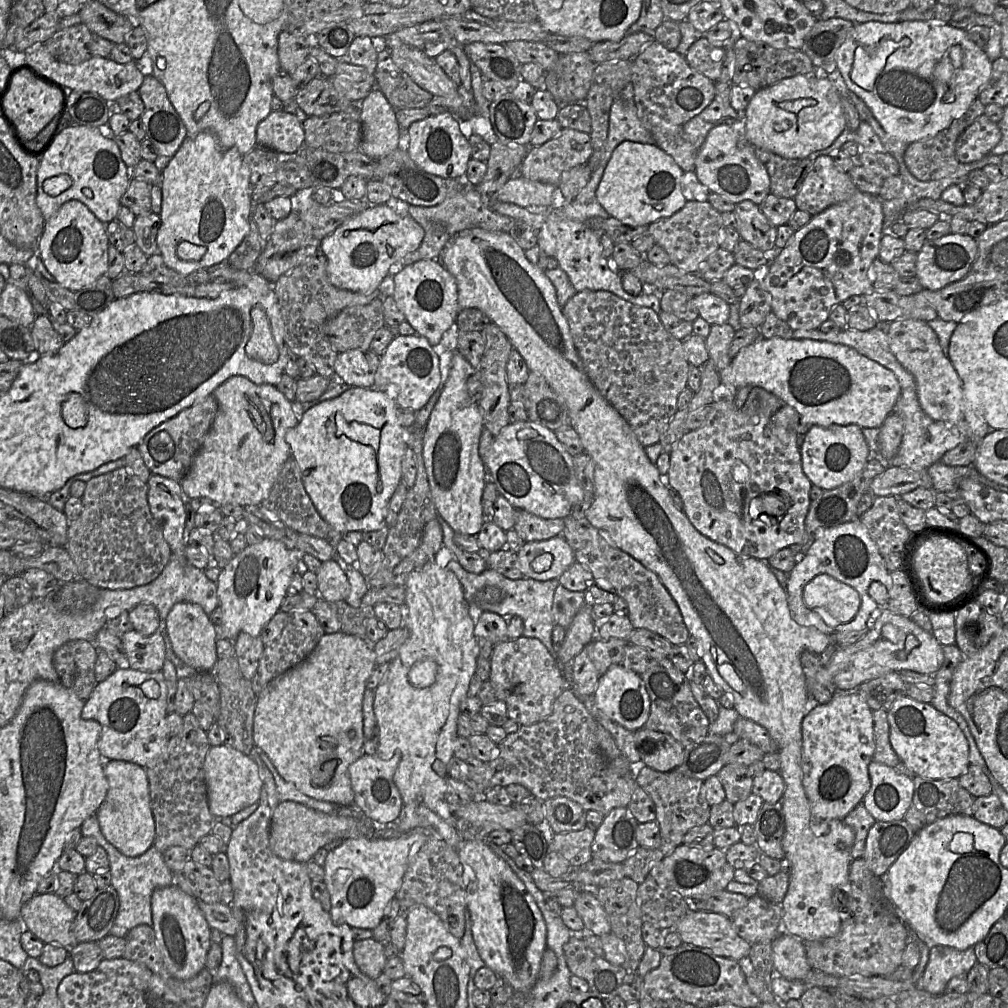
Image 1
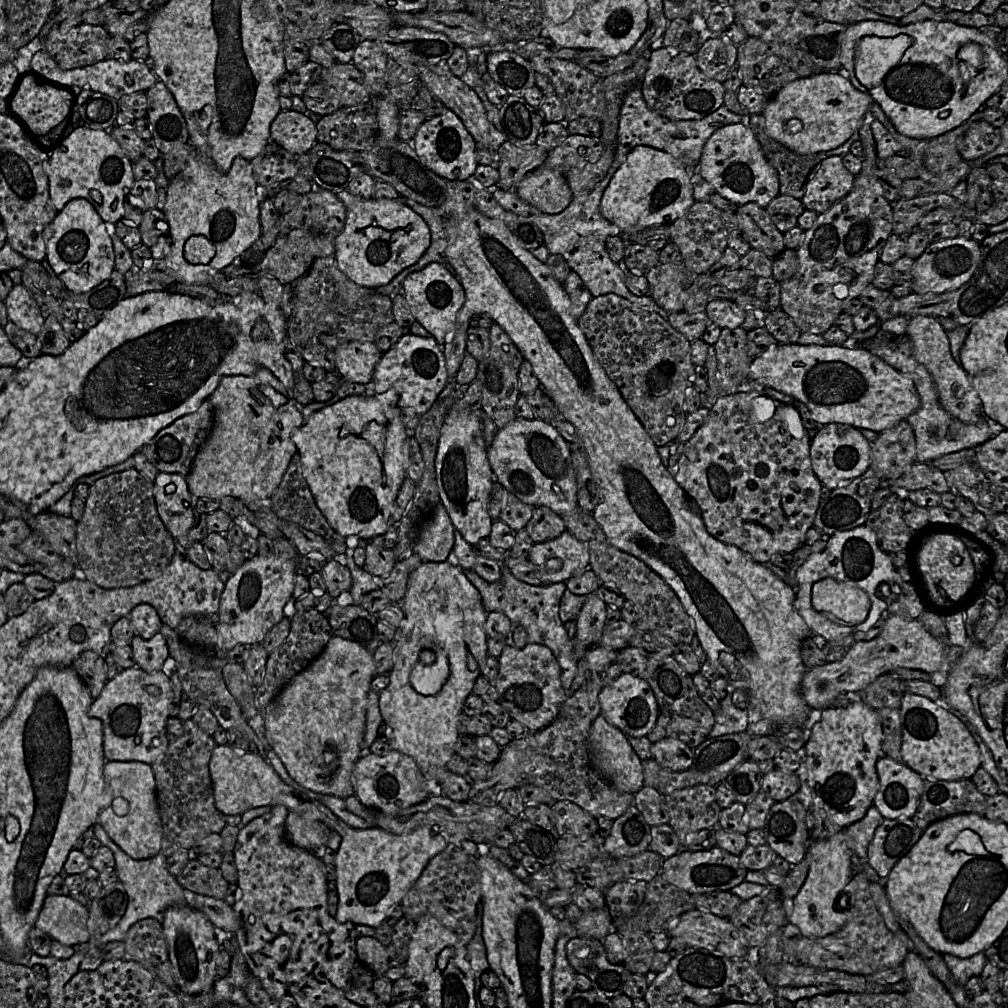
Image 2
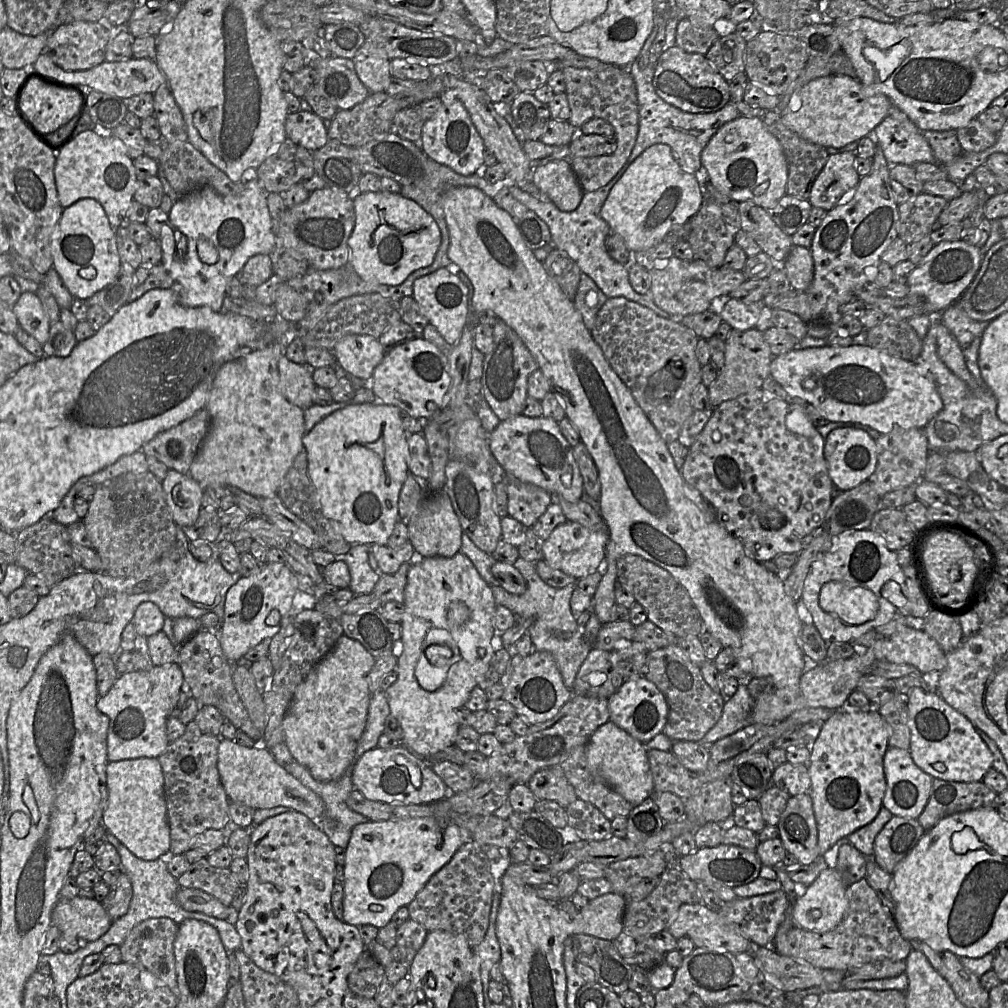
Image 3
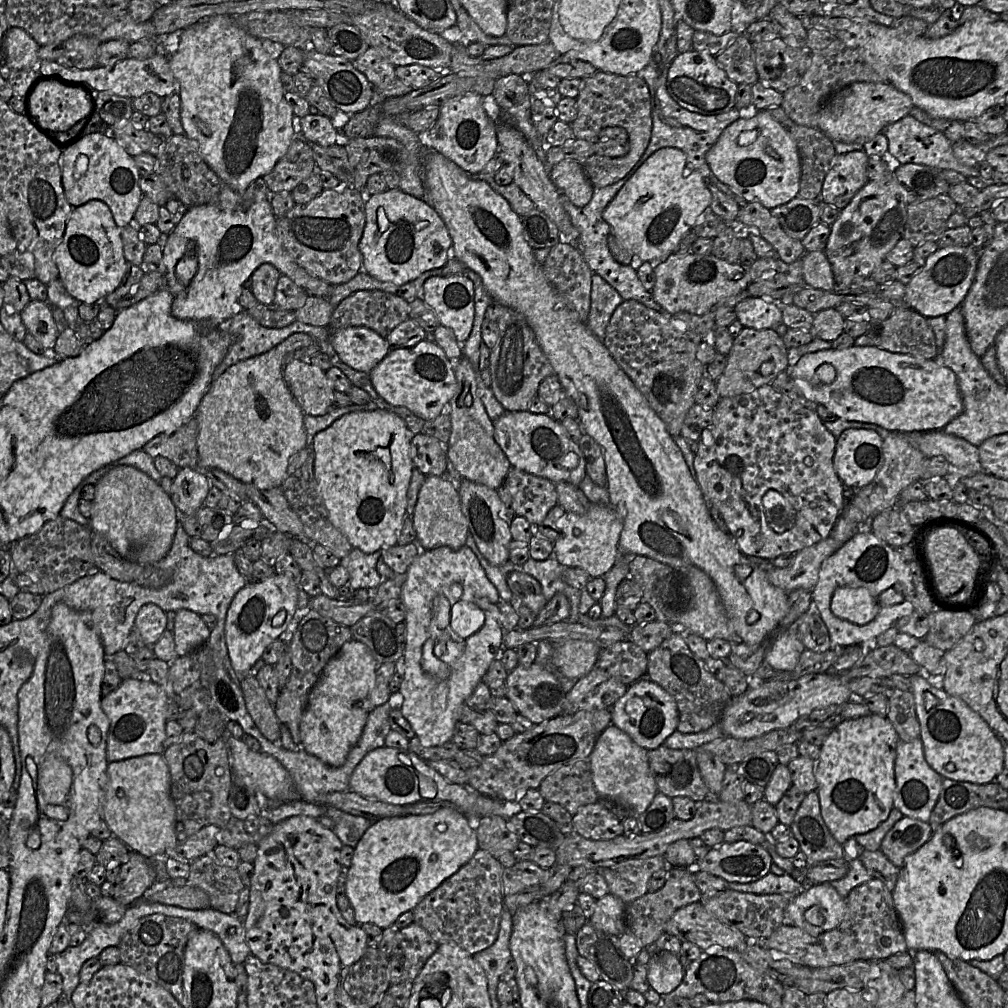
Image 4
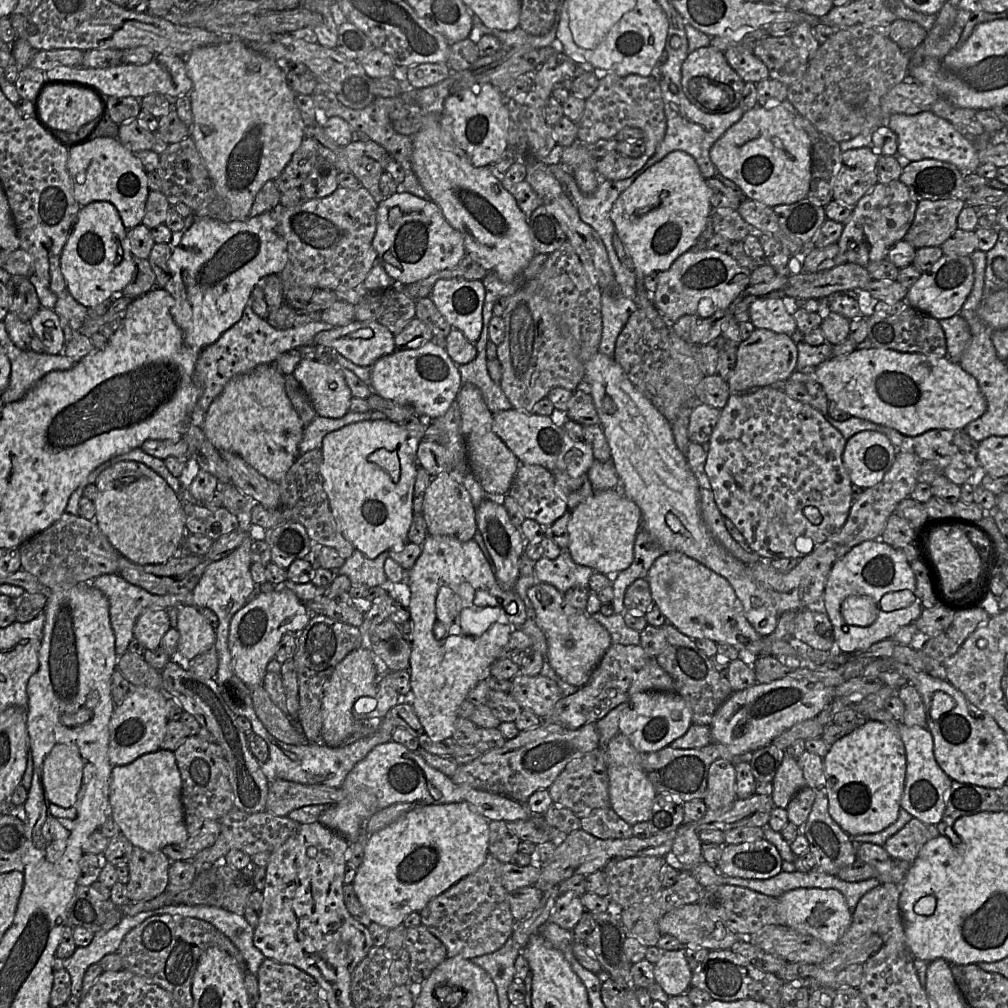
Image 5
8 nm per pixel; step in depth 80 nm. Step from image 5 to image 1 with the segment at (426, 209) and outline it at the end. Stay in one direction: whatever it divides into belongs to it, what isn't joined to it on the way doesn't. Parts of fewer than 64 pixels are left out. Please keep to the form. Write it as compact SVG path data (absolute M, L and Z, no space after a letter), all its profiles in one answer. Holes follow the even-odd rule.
M386 204L369 205L326 236L319 248L327 259L327 274L335 287L368 293L379 288L394 263L420 247L424 236L424 228L411 216L399 215Z

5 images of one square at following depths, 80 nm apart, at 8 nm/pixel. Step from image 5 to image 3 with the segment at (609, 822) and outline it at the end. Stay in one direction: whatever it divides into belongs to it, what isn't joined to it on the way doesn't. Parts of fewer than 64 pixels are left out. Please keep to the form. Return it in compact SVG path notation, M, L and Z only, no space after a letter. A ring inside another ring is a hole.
M577 799L565 808L568 825L561 829L564 843L568 841L601 841L613 836L611 821L593 804Z

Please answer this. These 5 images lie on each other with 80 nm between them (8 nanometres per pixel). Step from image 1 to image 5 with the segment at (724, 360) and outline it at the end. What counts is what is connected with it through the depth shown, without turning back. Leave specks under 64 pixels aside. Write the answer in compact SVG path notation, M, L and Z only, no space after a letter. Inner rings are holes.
M756 328L737 346L736 364L726 379L731 394L785 382L796 371L798 341L798 336Z

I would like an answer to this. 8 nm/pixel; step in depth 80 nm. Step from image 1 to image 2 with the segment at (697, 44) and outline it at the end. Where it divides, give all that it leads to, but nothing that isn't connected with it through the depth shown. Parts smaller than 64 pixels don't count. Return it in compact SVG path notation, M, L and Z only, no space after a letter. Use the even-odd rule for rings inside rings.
M726 37L708 38L694 55L699 69L723 83L737 63L737 45Z

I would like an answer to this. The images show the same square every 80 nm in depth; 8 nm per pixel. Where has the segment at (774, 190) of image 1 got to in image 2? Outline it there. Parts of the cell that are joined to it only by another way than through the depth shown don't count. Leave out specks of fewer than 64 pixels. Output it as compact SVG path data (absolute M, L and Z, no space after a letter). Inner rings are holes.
M751 114L742 117L739 123L749 126L754 131L765 159L778 174L780 195L801 199L807 184L819 169L822 159L817 153L796 153L770 138L765 133L765 122L762 115Z

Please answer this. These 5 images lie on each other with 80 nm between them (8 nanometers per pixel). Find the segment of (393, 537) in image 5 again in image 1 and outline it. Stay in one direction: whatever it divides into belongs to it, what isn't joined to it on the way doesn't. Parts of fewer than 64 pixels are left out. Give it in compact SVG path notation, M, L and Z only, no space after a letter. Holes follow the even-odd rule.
M350 387L336 398L317 401L300 415L299 423L289 429L285 440L296 461L303 486L320 516L341 534L369 532L386 527L389 501L401 482L402 461L407 450L407 428L399 422L398 404L374 388Z

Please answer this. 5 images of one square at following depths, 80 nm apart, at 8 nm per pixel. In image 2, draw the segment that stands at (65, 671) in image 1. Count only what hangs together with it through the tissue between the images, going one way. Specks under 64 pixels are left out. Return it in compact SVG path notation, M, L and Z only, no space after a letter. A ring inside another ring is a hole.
M86 650L71 664L71 667L88 688L93 700L100 695L108 681L104 656L92 650Z

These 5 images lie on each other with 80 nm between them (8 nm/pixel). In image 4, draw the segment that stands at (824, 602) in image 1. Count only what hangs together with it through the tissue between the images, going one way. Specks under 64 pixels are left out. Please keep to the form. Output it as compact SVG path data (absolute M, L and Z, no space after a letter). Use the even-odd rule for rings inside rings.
M844 586L833 592L830 608L837 618L856 625L870 623L879 612L878 602L867 588Z

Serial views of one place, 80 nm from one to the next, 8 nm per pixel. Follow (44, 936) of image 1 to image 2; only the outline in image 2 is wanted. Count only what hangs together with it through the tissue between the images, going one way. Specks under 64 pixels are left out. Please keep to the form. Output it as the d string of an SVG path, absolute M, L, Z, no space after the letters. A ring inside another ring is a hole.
M47 895L34 928L41 930L63 945L76 947L93 939L87 926L88 917L88 907L80 904L71 896Z

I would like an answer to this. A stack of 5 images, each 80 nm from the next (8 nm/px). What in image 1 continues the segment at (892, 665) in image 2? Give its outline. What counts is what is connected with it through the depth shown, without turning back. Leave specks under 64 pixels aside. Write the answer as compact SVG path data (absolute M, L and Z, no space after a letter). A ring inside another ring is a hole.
M889 610L878 612L866 634L856 643L839 647L828 665L822 665L814 679L834 691L857 690L863 683L890 672L913 671L935 675L944 662L943 646L910 618Z

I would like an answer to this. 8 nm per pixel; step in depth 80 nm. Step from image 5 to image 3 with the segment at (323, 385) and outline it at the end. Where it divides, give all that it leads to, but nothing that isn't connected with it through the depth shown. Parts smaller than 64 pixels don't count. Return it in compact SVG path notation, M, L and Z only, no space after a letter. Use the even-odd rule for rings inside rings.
M282 355L278 360L278 372L282 393L290 403L302 409L313 405L313 391L316 384L310 367L291 362Z

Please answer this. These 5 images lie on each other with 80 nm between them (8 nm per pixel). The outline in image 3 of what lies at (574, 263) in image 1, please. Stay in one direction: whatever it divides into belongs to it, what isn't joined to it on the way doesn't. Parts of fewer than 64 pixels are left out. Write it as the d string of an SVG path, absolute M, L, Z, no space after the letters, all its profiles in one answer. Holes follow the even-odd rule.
M629 164L606 185L595 191L584 192L580 205L573 211L561 211L555 204L541 193L529 193L518 186L507 186L511 195L525 205L528 210L535 212L549 227L551 245L564 250L578 264L583 274L588 275L599 289L608 297L624 297L649 308L663 318L673 318L666 311L659 308L650 294L637 293L629 282L629 267L615 261L607 252L605 240L613 234L609 224L601 217L601 208L613 185L619 180Z

